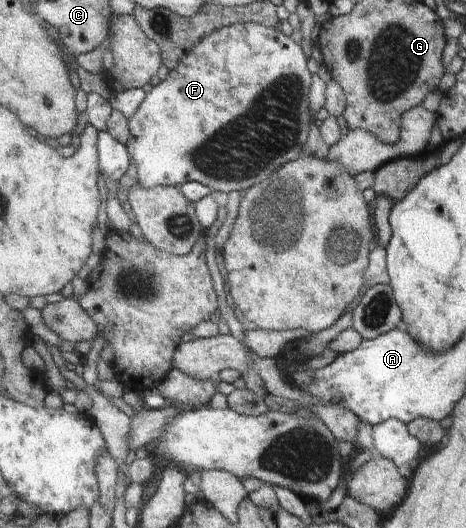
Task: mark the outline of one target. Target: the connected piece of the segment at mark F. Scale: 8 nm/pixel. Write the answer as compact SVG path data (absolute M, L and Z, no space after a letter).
M235 23L226 27L218 28L209 36L203 37L186 54L180 65L169 72L169 76L164 81L155 81L153 88L146 94L146 99L139 107L132 119L130 119L131 134L127 141L129 154L132 155L132 162L138 168L138 180L144 187L176 186L197 181L207 185L213 192L237 192L248 189L261 181L264 181L279 167L288 162L294 161L301 156L305 150L305 141L309 123L313 120L312 113L308 109L308 88L311 74L307 71L305 63L308 58L304 57L299 45L293 40L281 34L278 29L252 23Z

